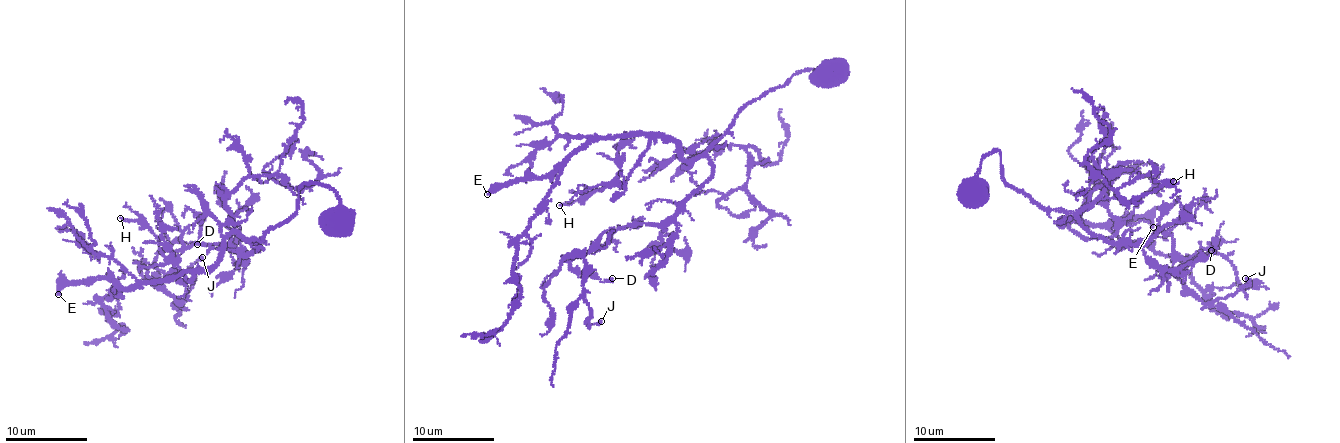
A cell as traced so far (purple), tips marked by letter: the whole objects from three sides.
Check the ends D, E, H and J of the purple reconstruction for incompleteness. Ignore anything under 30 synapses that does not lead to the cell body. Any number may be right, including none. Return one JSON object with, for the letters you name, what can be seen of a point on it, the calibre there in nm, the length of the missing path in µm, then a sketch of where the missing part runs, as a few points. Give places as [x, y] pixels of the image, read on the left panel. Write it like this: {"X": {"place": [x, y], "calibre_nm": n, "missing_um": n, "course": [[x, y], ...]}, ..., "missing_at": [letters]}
{"E": {"place": [58, 294], "calibre_nm": 320, "missing_um": 60}, "missing_at": ["E"]}

